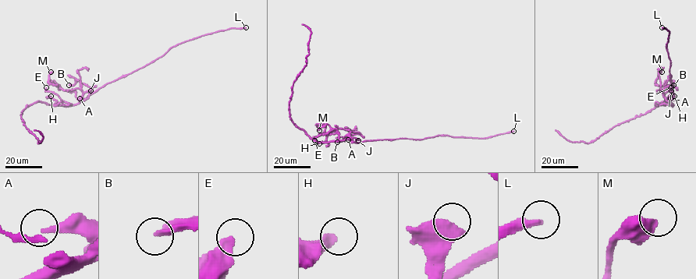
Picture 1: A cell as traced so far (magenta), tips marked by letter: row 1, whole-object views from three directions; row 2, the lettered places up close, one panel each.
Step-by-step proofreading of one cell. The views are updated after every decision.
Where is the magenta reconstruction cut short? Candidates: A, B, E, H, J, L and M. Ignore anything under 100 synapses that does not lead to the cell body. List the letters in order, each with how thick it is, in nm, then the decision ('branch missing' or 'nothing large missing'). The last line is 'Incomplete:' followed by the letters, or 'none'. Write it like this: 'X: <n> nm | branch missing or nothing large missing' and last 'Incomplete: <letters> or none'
A: 260 nm | nothing large missing
B: 380 nm | nothing large missing
E: 420 nm | nothing large missing
H: 340 nm | nothing large missing
J: 500 nm | nothing large missing
L: 320 nm | branch missing
M: 600 nm | nothing large missing
Incomplete: L

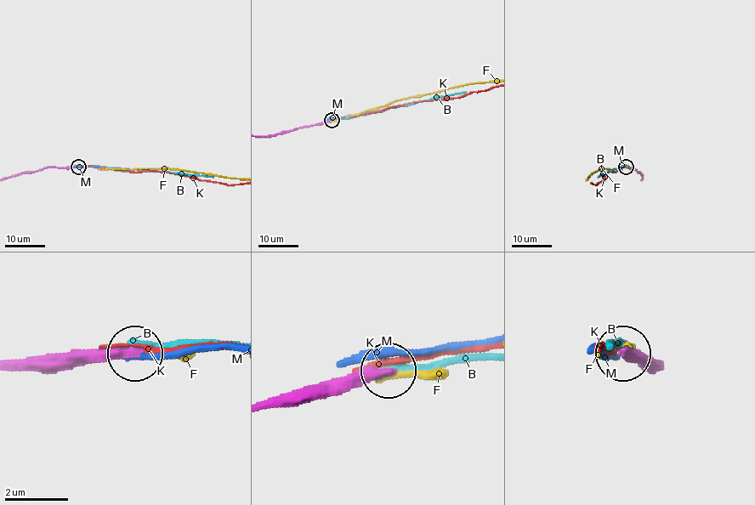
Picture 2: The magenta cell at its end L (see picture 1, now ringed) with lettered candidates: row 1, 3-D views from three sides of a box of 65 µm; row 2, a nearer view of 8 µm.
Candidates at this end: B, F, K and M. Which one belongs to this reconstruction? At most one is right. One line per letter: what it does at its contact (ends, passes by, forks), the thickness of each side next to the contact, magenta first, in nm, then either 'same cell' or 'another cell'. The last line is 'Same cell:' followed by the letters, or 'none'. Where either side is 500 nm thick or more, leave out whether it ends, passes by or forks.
B: it ends | 360/240 nm | another cell
F: it ends | 400/200 nm | another cell
K: it ends | 480/240 nm | another cell
M: it ends | 480/340 nm | another cell
Same cell: none

